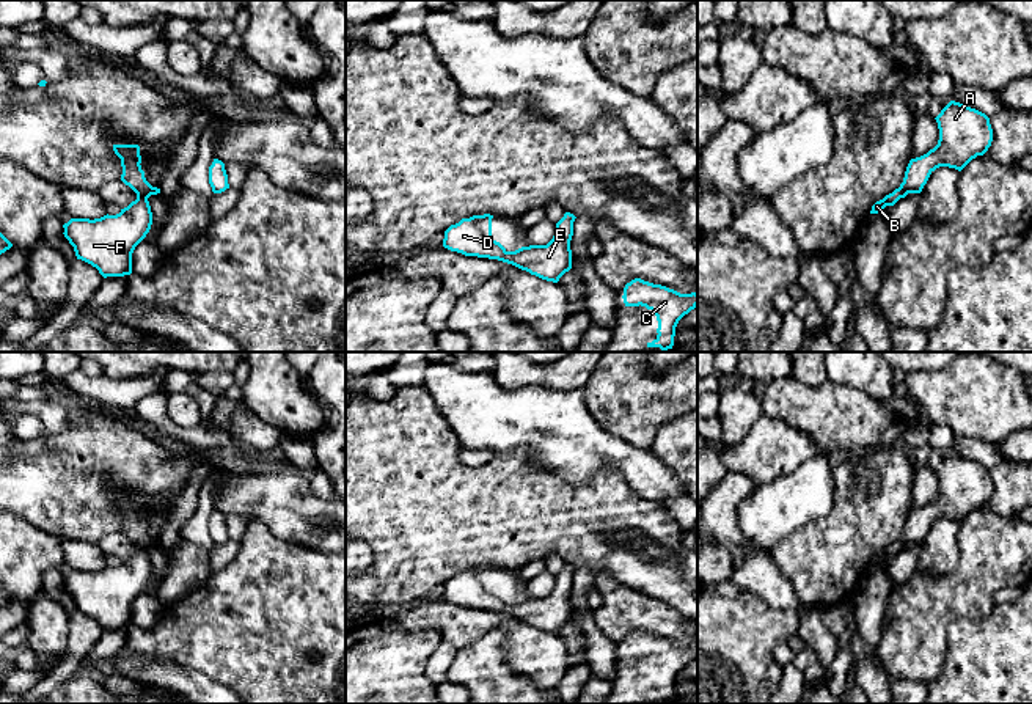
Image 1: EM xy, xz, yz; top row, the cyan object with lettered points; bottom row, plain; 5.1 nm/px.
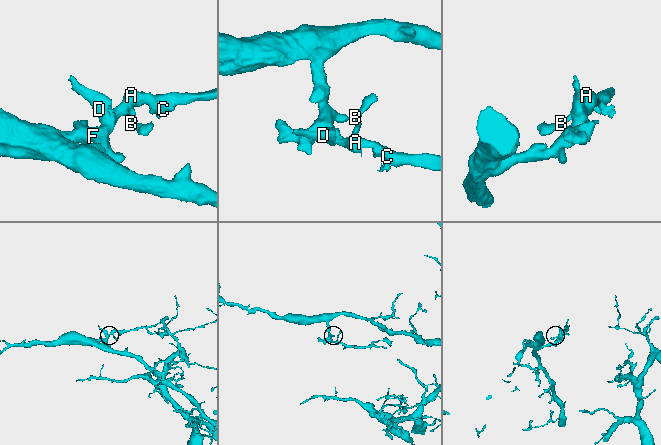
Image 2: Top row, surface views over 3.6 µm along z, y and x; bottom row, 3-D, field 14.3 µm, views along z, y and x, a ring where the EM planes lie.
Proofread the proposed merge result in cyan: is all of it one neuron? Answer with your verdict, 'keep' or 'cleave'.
keep

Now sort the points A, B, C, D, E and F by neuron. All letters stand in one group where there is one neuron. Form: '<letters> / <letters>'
A B C D E F

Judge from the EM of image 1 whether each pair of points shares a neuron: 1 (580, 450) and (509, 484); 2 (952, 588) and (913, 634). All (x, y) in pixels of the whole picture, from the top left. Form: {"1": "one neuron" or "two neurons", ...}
{"1": "two neurons", "2": "one neuron"}

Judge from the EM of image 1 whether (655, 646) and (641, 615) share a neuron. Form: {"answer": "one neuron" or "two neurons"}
{"answer": "two neurons"}

